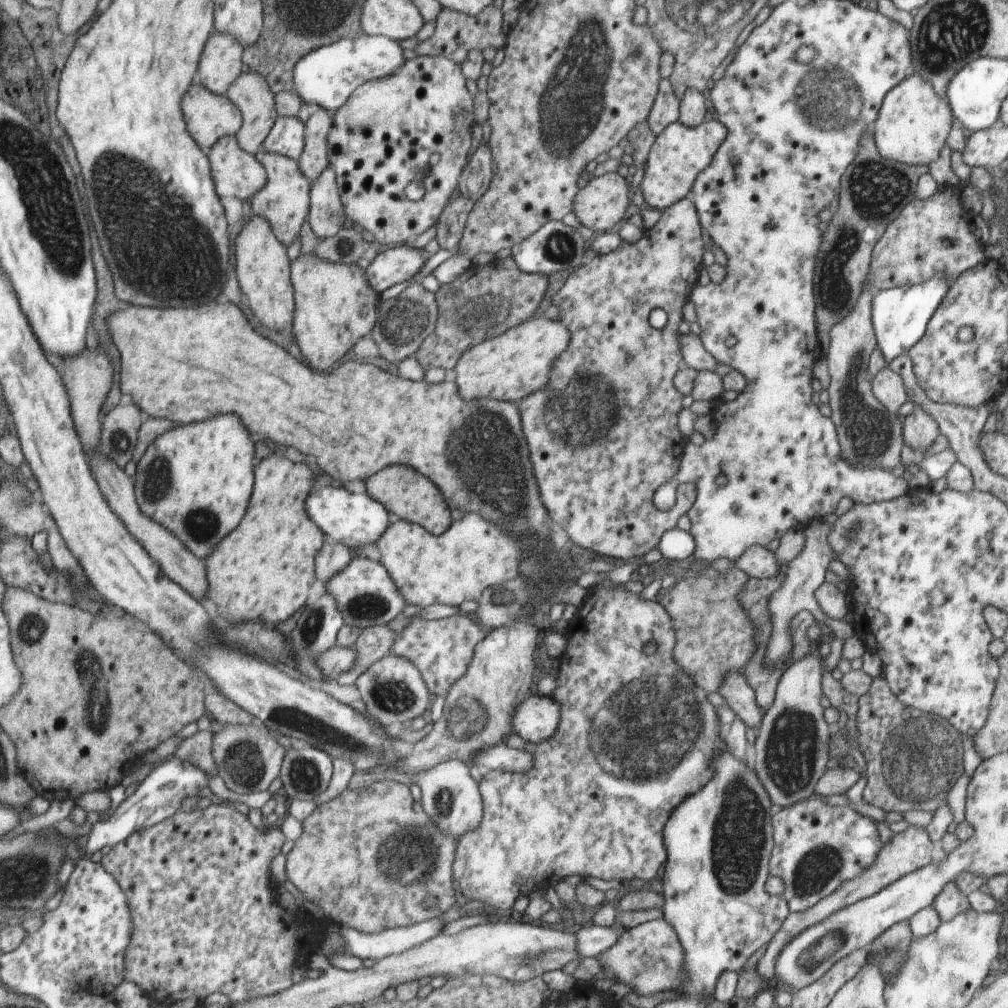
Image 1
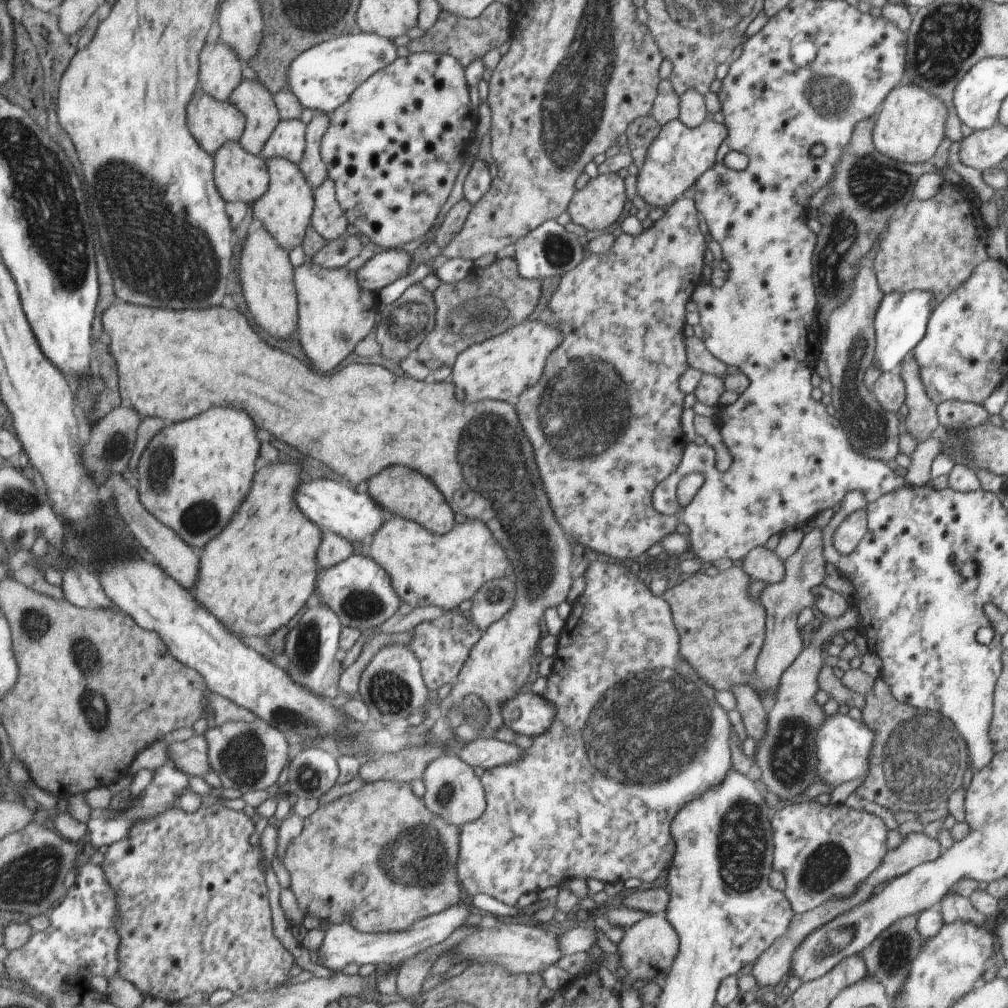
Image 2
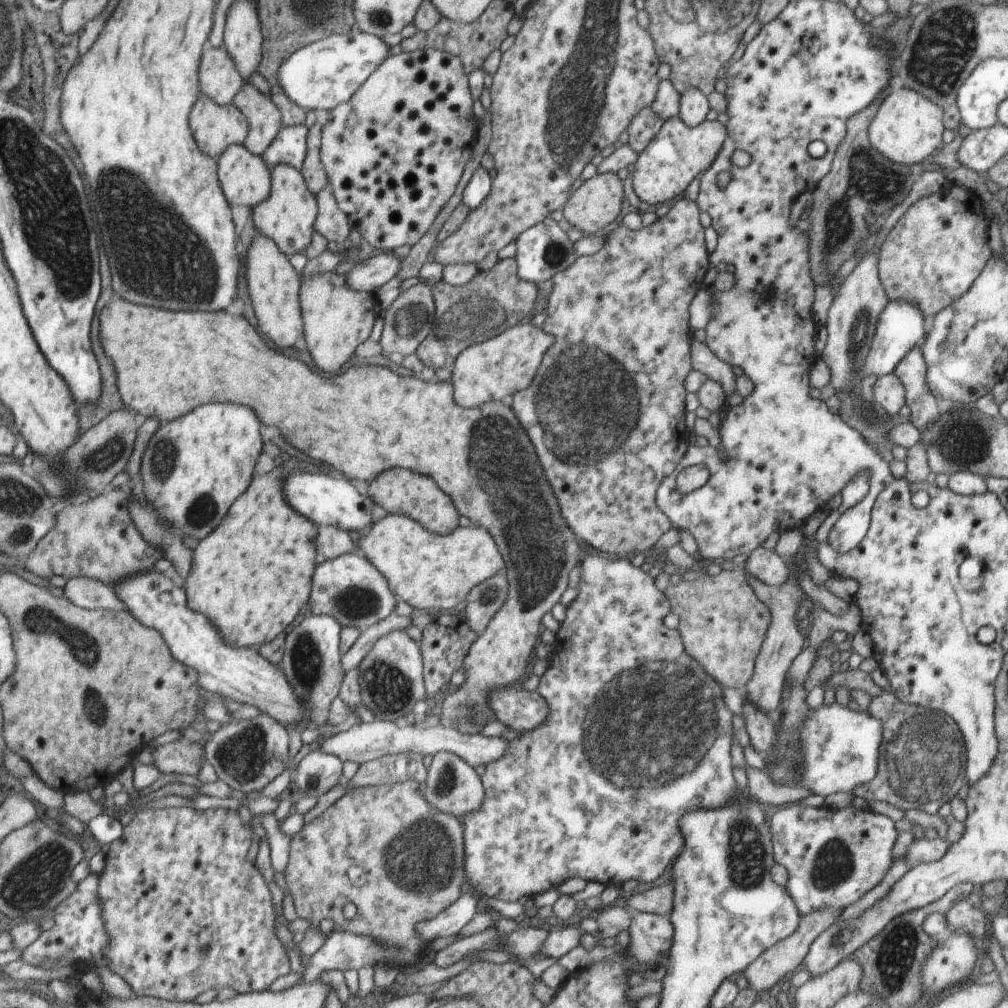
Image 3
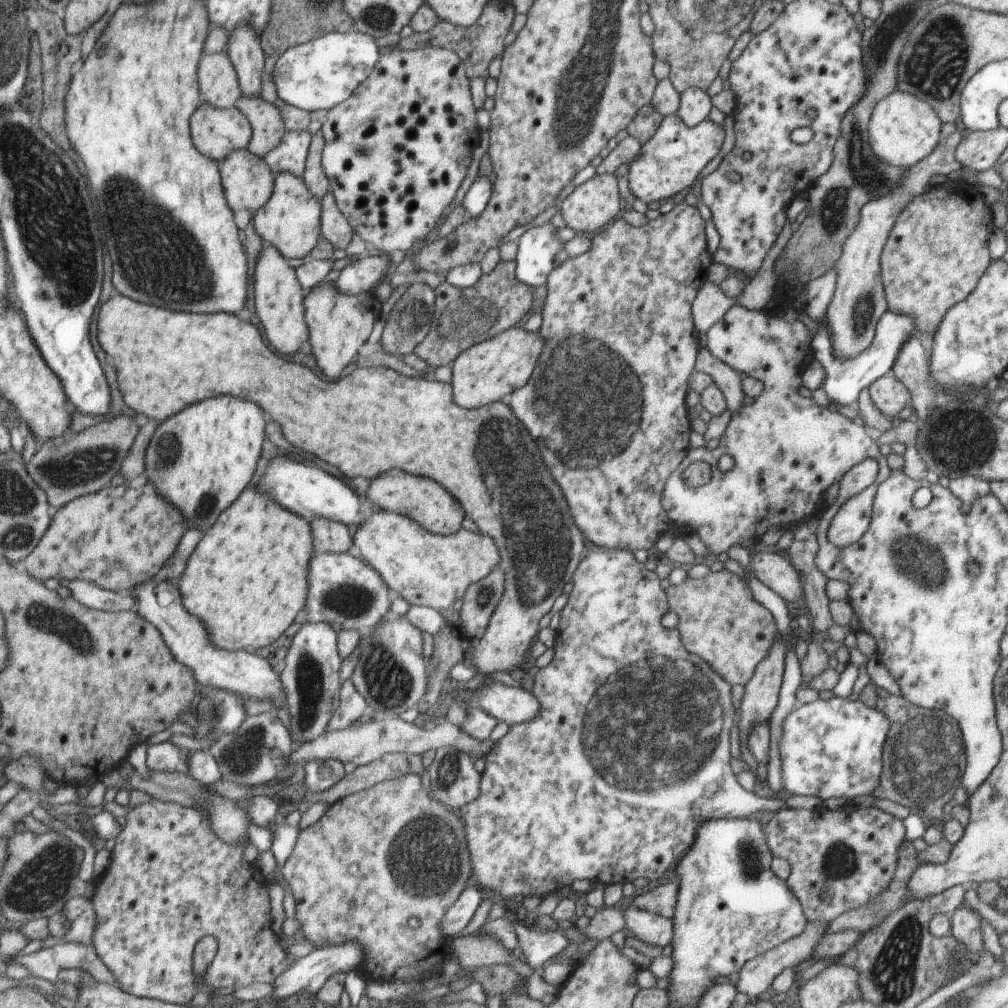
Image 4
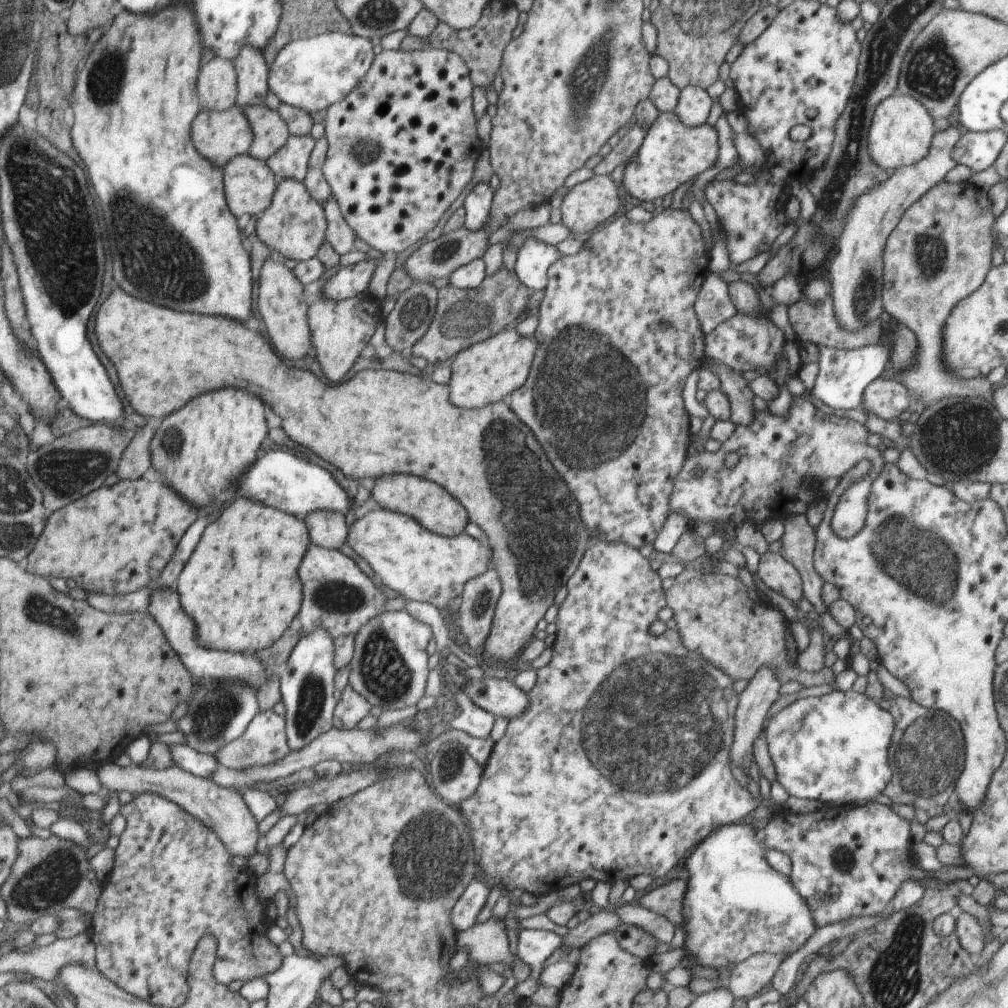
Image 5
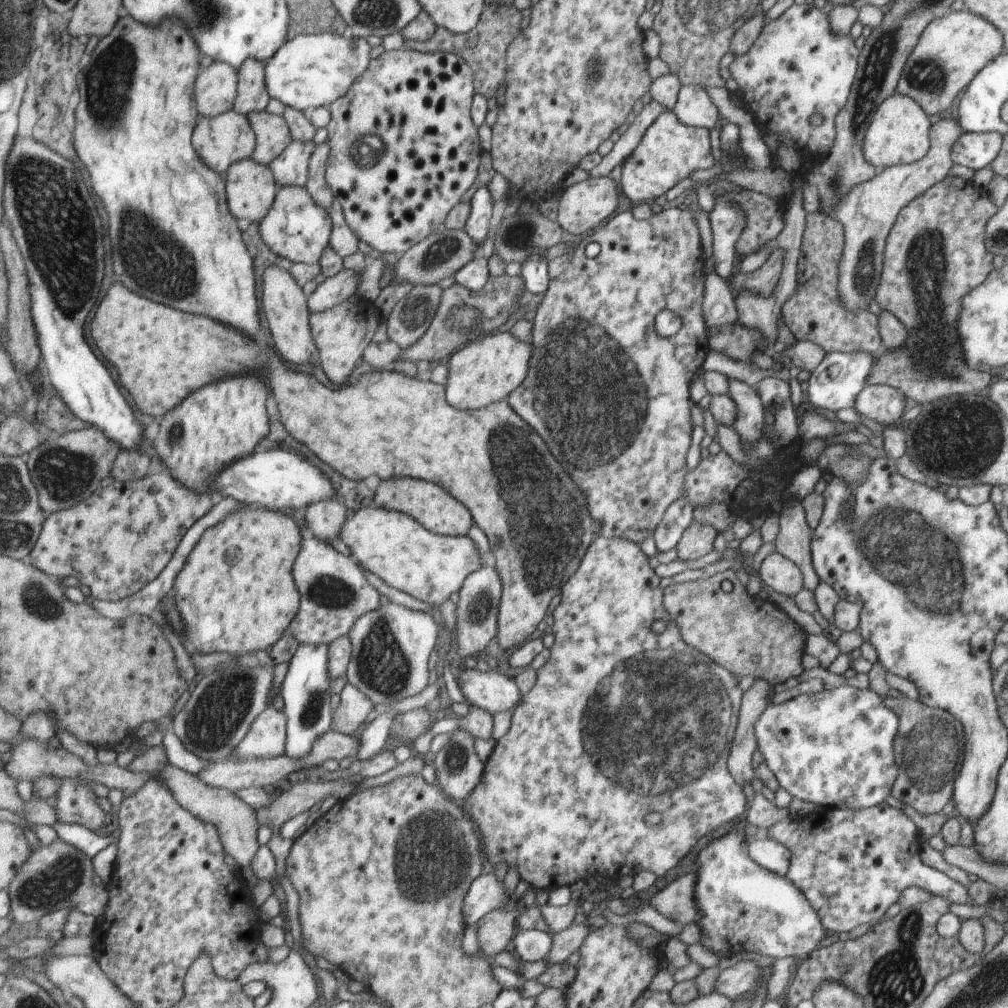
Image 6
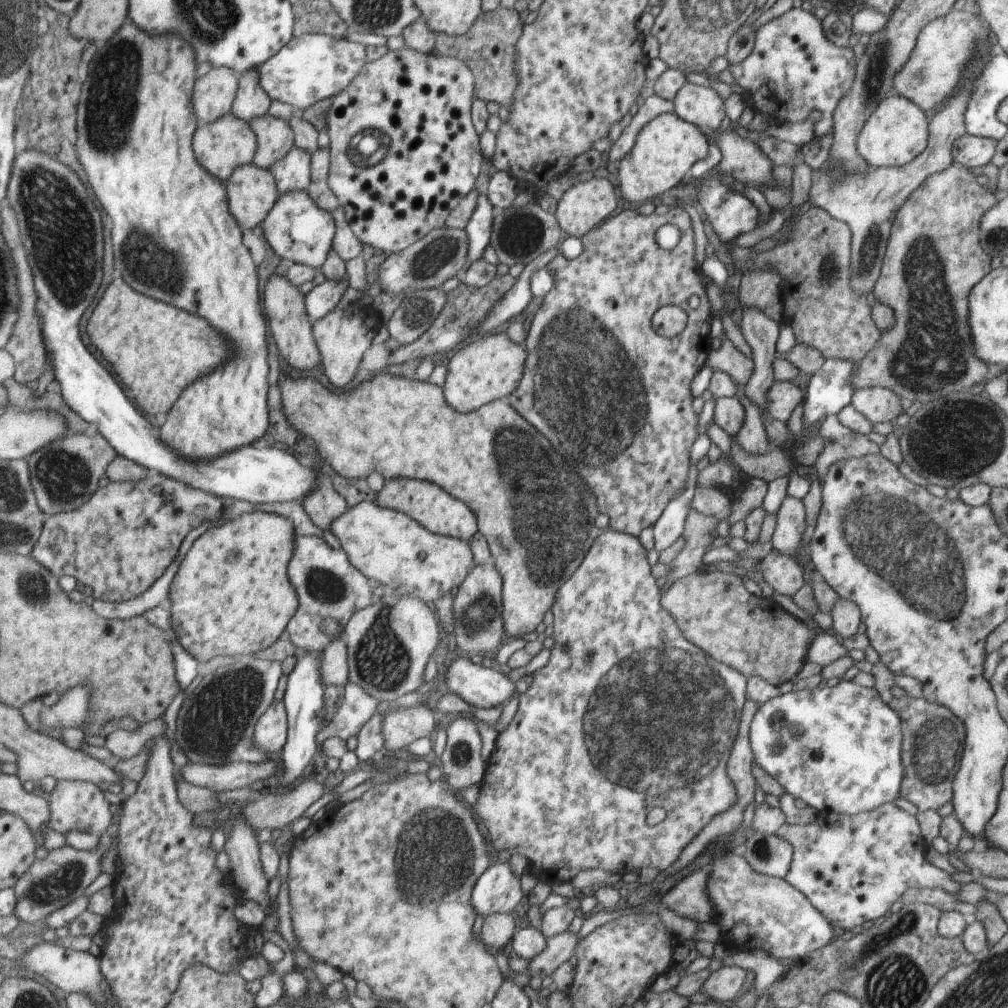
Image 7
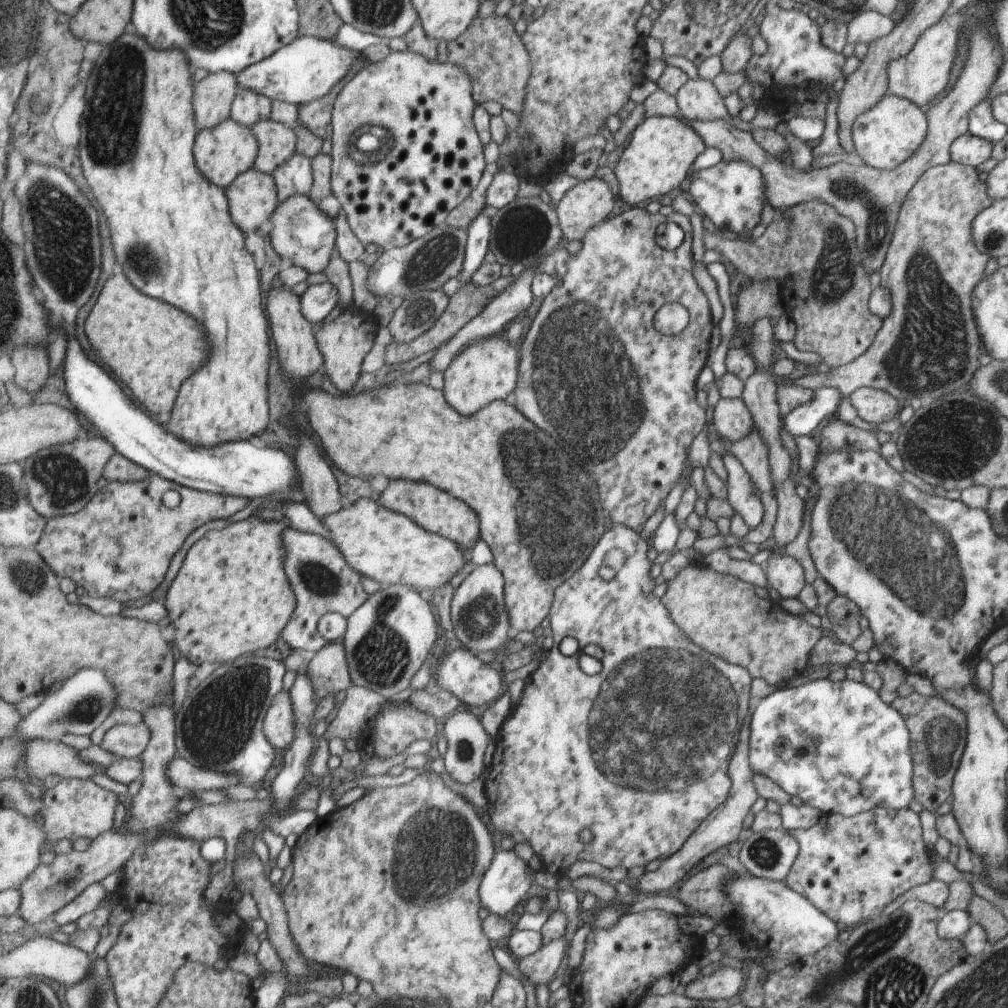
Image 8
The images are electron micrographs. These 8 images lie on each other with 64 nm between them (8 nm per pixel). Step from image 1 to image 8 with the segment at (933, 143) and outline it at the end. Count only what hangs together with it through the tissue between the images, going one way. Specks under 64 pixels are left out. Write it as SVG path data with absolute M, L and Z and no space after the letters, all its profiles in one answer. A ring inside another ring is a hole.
M885 95L878 103L861 113L851 127L854 154L865 166L890 171L905 162L926 138L926 114L909 99Z

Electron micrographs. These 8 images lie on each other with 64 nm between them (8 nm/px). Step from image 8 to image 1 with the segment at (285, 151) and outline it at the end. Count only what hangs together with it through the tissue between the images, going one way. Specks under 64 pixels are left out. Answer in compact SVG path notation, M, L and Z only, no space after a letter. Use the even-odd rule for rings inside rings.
M254 71L243 73L241 78L234 82L234 86L228 90L228 96L241 107L245 114L245 125L238 132L237 137L241 145L252 154L258 155L265 148L274 126L277 125L278 118L281 117L277 105L277 95L272 92L268 80L262 74Z

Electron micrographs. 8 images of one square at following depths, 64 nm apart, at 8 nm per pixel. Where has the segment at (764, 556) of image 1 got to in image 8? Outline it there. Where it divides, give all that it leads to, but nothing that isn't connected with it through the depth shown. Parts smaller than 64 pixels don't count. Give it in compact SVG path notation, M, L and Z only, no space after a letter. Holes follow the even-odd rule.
M783 550L774 552L764 565L768 583L784 599L798 597L805 587L804 570L794 559Z

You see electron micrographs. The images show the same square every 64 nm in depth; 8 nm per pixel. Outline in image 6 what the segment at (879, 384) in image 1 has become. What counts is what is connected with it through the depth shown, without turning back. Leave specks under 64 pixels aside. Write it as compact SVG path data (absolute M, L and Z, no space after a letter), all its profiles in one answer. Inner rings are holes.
M866 384L854 409L881 425L894 425L904 412L904 395L896 387Z

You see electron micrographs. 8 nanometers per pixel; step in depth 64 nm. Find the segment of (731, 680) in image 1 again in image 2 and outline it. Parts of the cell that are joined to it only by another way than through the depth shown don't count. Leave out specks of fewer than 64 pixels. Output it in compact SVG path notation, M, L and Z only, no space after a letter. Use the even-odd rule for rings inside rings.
M749 684L734 686L730 691L736 697L736 709L744 721L748 737L752 737L757 744L762 743L767 734L768 715L761 699Z

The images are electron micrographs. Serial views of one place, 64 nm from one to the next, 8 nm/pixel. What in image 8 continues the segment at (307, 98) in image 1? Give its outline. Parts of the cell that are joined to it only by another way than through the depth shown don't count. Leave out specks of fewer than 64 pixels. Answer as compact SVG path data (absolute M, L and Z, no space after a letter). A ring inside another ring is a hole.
M311 34L303 35L293 44L282 48L266 61L236 74L240 87L257 91L274 102L287 101L296 105L309 104L326 97L334 86L352 70L362 54L339 46L337 42L326 41Z

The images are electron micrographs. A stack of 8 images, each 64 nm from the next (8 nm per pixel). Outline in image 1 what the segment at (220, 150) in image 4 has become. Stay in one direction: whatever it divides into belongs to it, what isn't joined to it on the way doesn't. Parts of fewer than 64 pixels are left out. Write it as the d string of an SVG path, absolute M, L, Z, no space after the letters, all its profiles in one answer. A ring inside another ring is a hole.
M194 86L192 94L186 96L186 118L190 122L190 132L207 149L217 146L222 137L237 135L245 125L245 114L228 95L216 94L206 86Z

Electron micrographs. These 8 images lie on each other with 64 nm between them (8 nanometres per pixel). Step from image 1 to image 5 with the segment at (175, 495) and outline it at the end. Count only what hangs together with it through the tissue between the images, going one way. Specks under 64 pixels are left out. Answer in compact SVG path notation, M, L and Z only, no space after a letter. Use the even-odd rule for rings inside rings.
M226 388L202 394L202 398L196 398L186 408L175 411L163 420L152 446L154 468L161 472L169 486L199 508L202 517L217 511L223 512L227 505L239 498L245 474L260 459L258 450L270 434L266 412L266 402L248 390Z

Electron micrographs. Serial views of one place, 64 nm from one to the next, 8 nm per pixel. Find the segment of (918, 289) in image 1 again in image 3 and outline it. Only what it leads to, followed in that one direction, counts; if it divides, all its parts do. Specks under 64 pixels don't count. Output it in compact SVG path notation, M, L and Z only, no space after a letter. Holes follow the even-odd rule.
M889 302L887 308L881 313L881 317L878 318L876 337L853 384L861 386L862 381L869 376L882 377L893 373L912 348L922 340L923 321L924 312L921 310L920 303Z

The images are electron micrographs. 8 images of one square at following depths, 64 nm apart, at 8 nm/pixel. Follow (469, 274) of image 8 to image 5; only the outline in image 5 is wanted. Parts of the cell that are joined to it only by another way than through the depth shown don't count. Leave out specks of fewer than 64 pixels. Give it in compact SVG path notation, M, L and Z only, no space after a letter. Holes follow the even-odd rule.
M476 182L475 188L466 196L464 202L466 217L465 228L468 231L480 231L492 216L494 191L482 182Z

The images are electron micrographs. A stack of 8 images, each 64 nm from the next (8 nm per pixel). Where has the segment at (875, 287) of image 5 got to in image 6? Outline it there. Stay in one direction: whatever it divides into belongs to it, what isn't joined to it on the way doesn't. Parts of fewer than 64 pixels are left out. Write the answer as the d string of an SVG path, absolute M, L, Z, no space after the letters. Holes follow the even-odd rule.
M955 113L936 122L932 129L932 145L925 158L878 170L871 180L854 186L829 208L829 216L845 227L845 253L839 266L839 290L847 309L869 310L870 303L876 301L876 290L884 268L885 246L899 214L911 201L949 176L953 167L953 146L963 133Z

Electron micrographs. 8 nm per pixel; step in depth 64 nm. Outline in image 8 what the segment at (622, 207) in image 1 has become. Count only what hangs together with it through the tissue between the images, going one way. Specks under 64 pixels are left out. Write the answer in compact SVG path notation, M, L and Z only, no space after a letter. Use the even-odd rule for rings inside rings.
M593 177L591 180L581 181L574 188L570 188L560 200L555 212L560 220L563 237L568 241L582 241L582 238L587 236L586 232L594 224L601 225L602 220L606 221L612 210L614 210L614 196L612 196L608 184L604 180Z

